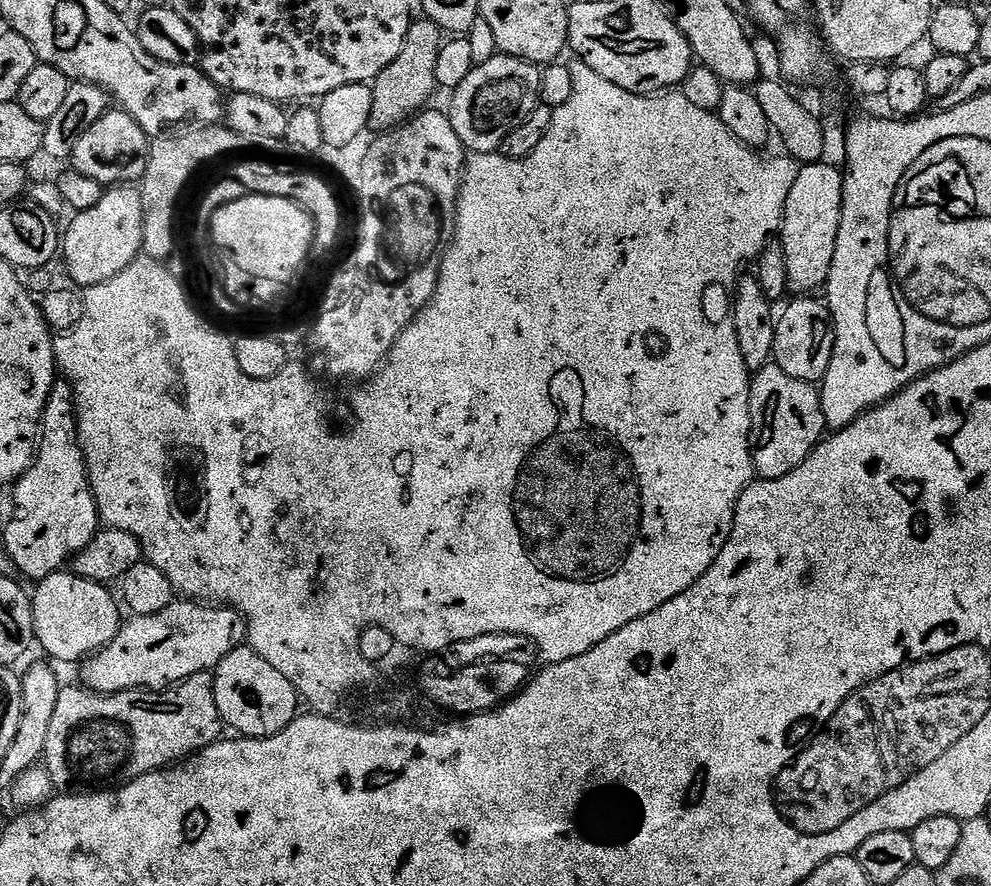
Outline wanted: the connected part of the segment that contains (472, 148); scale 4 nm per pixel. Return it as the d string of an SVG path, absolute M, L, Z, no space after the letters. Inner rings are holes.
M503 54L476 65L470 74L466 74L466 82L451 93L452 105L446 108L454 134L458 134L465 149L472 154L499 150L506 134L514 134L514 130L518 130L518 126L522 126L541 103L541 79L542 72L537 65Z

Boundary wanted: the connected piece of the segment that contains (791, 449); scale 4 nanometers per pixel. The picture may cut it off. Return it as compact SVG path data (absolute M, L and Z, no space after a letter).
M774 362L760 369L750 380L750 422L752 423L752 464L762 480L777 480L790 474L820 443L826 432L817 385L790 378Z

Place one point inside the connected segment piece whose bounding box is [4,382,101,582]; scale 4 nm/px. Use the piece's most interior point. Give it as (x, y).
(54, 516)

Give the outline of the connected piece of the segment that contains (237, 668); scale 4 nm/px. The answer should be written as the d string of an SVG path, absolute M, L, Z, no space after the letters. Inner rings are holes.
M234 648L214 669L214 698L220 711L220 719L233 728L233 733L244 738L273 736L290 726L298 715L296 688L266 662L253 648Z

